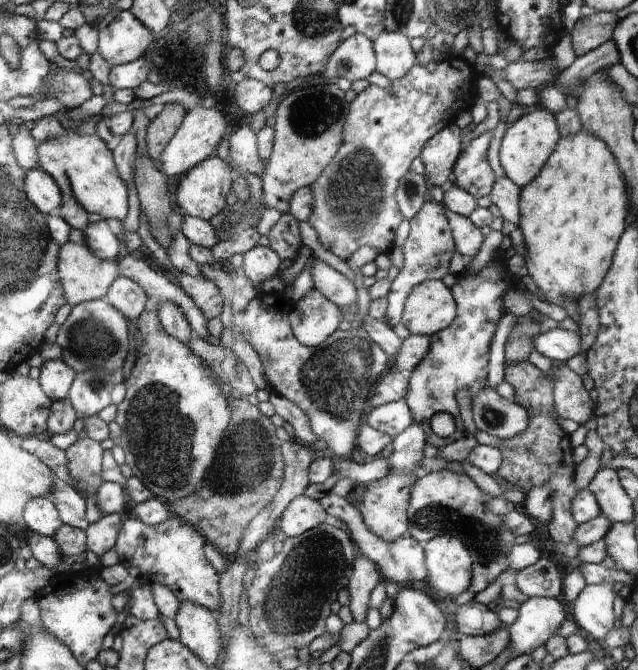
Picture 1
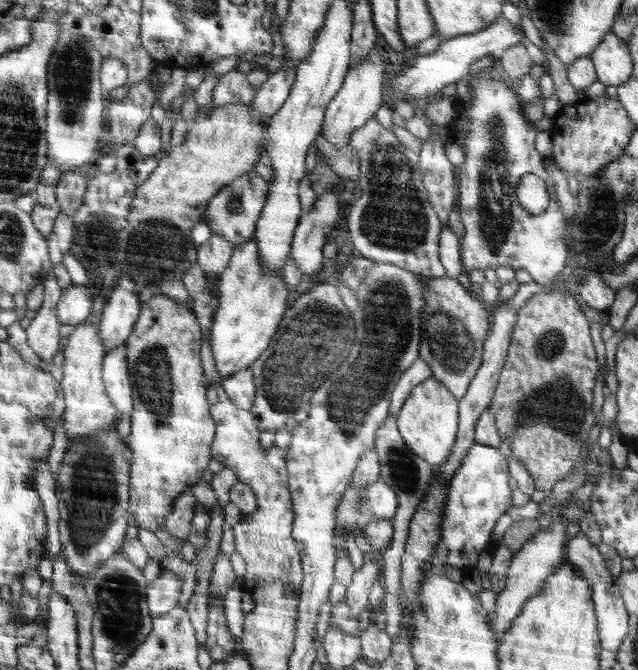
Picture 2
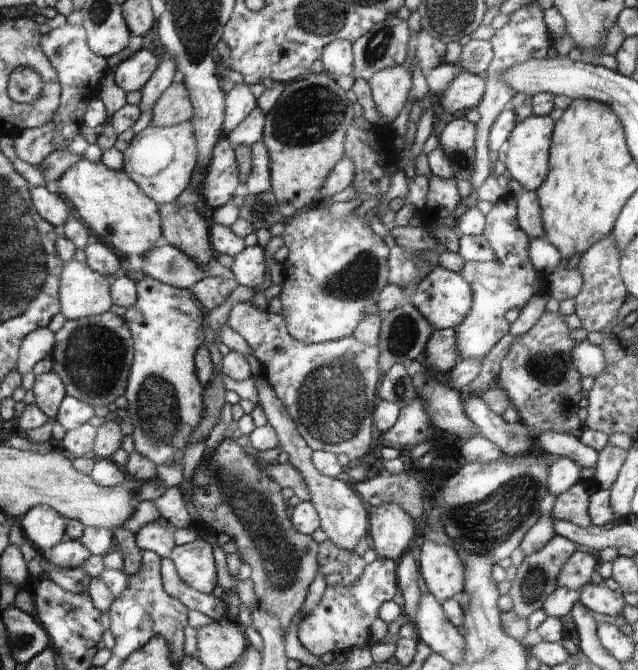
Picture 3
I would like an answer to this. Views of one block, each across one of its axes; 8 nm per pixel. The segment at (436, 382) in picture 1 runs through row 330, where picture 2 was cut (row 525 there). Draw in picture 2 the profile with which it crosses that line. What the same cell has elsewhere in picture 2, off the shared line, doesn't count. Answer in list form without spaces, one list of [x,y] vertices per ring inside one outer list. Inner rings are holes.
[[[474,443],[450,482],[450,494],[443,518],[442,540],[438,544],[436,563],[452,567],[476,566],[480,554],[491,542],[496,521],[511,506],[516,506],[516,493],[512,490],[512,458],[500,446]]]

